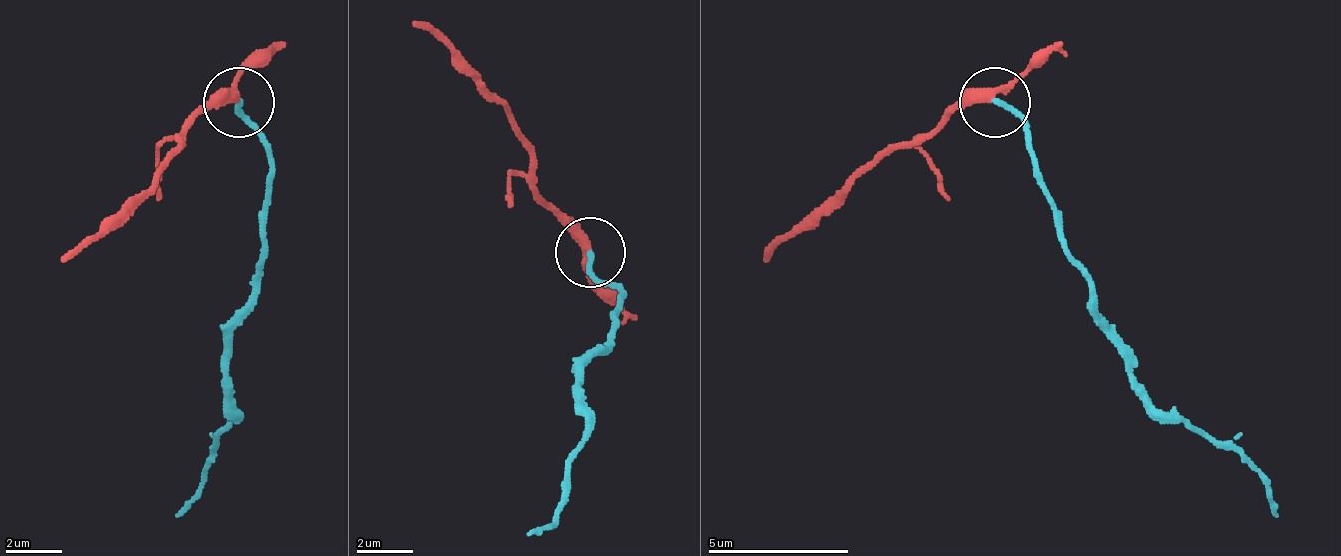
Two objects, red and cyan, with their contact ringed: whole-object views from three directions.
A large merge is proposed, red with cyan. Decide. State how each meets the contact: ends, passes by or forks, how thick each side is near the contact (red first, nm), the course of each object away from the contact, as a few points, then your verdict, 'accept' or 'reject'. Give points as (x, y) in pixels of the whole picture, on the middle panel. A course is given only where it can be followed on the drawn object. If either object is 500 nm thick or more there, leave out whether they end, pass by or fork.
red passes by; cyan ends; calibres 300 and 190 nm; course red (588, 247), (532, 190), (525, 134), (412, 21); course cyan (588, 254), (623, 296), (602, 346), (581, 367), (588, 423), (567, 501), (525, 536); accept

